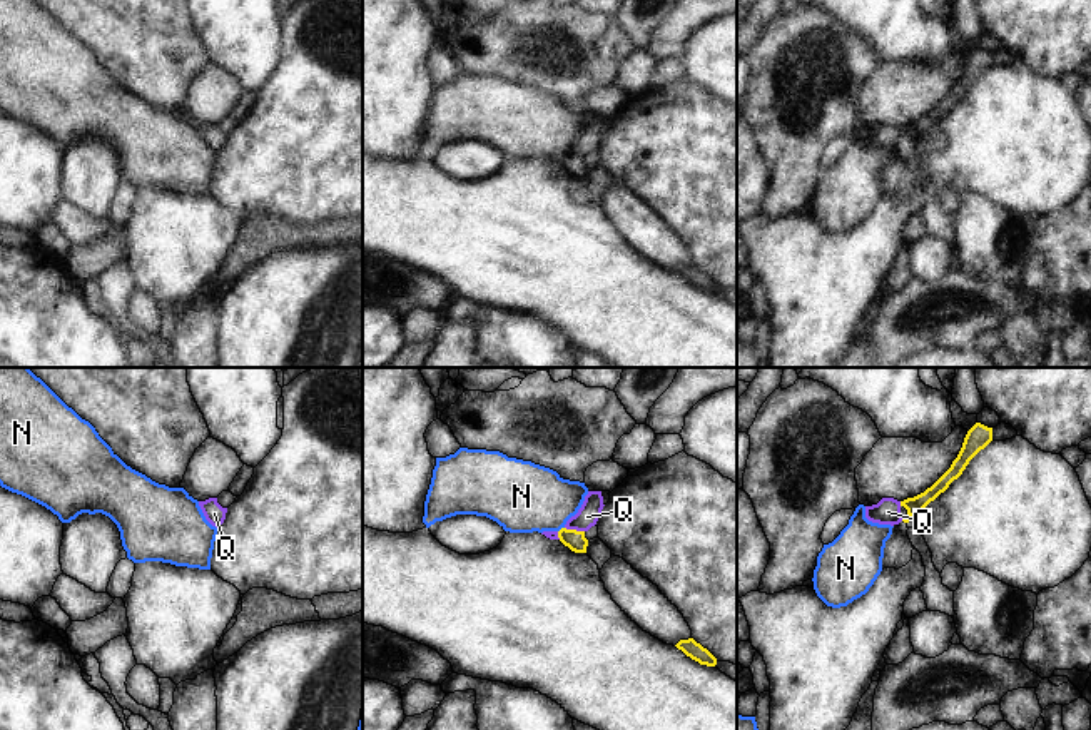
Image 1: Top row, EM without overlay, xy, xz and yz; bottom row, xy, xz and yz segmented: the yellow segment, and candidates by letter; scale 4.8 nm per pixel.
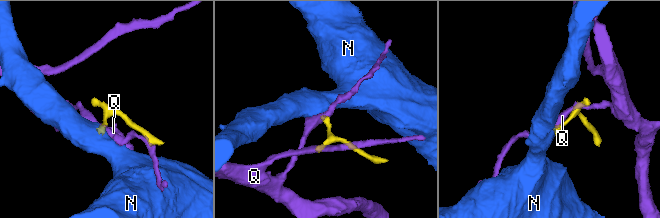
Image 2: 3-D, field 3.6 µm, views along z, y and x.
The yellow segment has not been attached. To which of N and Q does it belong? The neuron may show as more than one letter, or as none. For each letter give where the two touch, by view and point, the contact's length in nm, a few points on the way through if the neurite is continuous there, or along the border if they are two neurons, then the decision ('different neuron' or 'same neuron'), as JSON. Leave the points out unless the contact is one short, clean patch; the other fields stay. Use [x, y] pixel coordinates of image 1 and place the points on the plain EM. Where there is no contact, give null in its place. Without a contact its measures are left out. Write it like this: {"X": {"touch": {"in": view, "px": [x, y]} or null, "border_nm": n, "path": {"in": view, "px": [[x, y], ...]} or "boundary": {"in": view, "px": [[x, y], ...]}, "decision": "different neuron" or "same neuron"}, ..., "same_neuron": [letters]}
{"N": {"touch": {"in": "xz", "px": [560, 156]}, "border_nm": 40, "path": {"in": "xz", "px": [[575, 166], [560, 156], [533, 129], [522, 122]]}, "decision": "same neuron"}, "Q": {"touch": {"in": "xz", "px": [575, 156]}, "border_nm": 100, "boundary": {"in": "xz", "px": [[565, 152], [583, 157]]}, "decision": "different neuron"}, "same_neuron": ["N"]}

